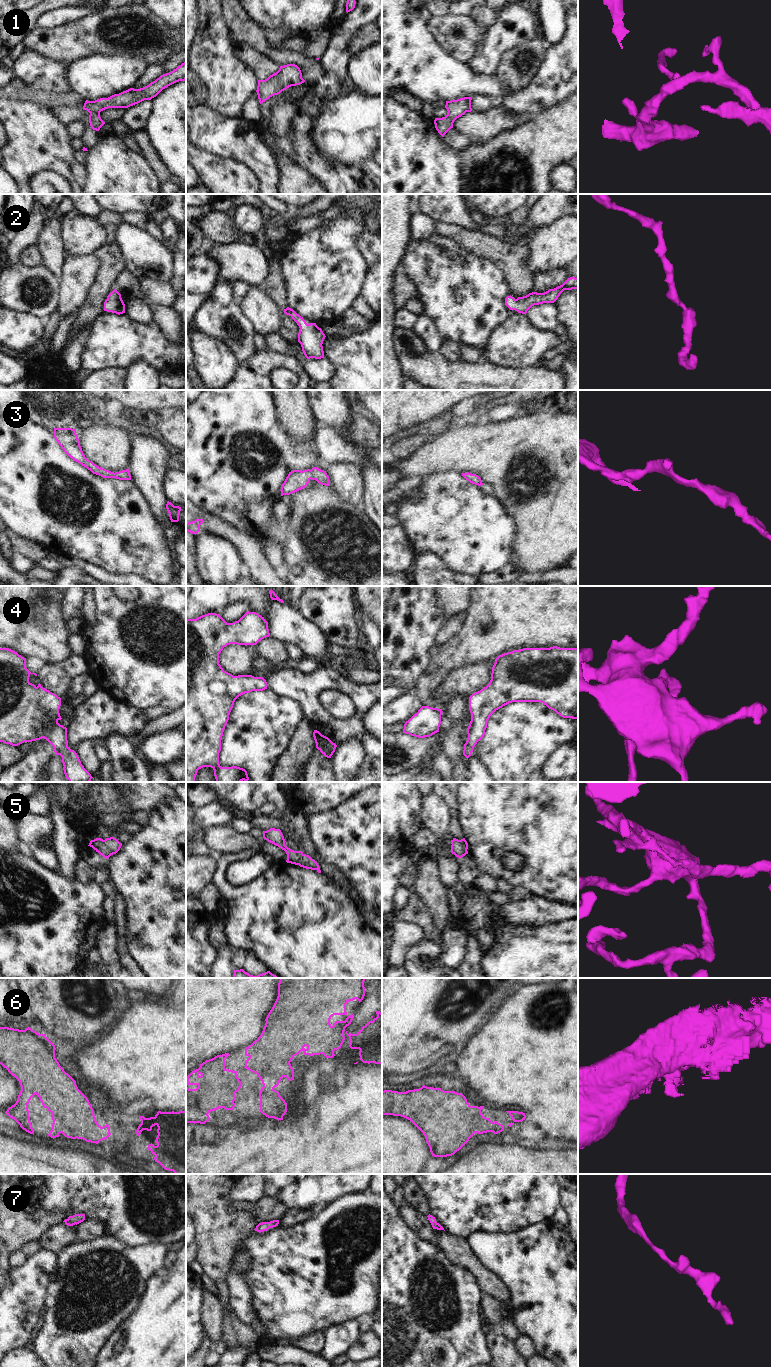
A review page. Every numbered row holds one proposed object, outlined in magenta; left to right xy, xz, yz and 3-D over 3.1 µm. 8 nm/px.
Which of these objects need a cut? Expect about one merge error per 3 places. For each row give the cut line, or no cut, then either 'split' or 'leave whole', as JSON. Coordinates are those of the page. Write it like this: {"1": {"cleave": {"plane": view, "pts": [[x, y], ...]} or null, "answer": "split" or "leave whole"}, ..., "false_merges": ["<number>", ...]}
{"1": {"cleave": null, "answer": "leave whole"}, "2": {"cleave": null, "answer": "leave whole"}, "3": {"cleave": null, "answer": "leave whole"}, "4": {"cleave": null, "answer": "leave whole"}, "5": {"cleave": null, "answer": "leave whole"}, "6": {"cleave": null, "answer": "leave whole"}, "7": {"cleave": null, "answer": "leave whole"}, "false_merges": []}

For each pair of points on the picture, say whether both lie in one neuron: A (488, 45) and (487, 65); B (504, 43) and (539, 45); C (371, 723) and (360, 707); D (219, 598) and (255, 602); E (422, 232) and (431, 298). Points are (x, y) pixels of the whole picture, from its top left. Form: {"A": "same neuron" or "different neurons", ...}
{"A": "same neuron", "B": "different neurons", "C": "different neurons", "D": "same neuron", "E": "different neurons"}

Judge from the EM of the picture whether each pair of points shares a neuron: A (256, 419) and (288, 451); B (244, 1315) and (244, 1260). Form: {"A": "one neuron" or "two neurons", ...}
{"A": "one neuron", "B": "one neuron"}

